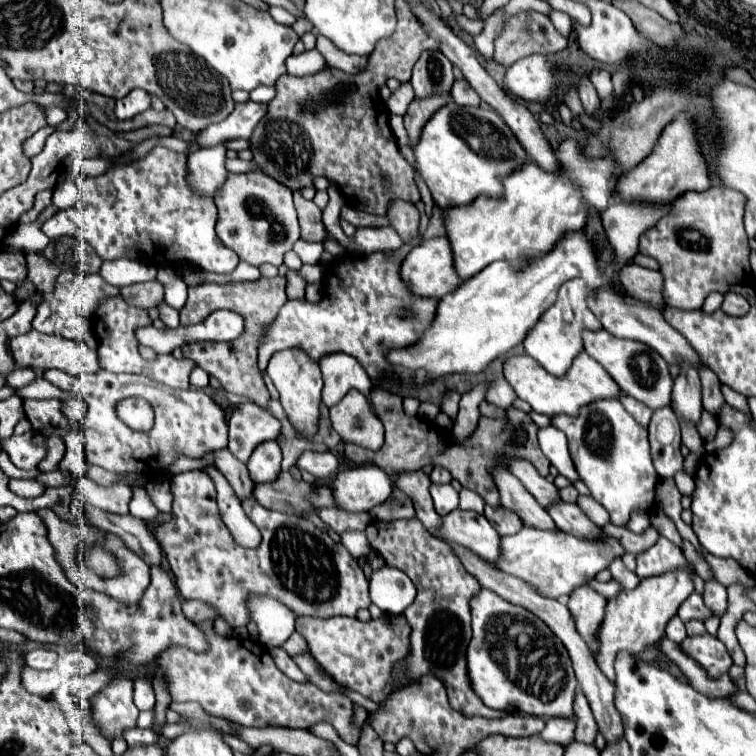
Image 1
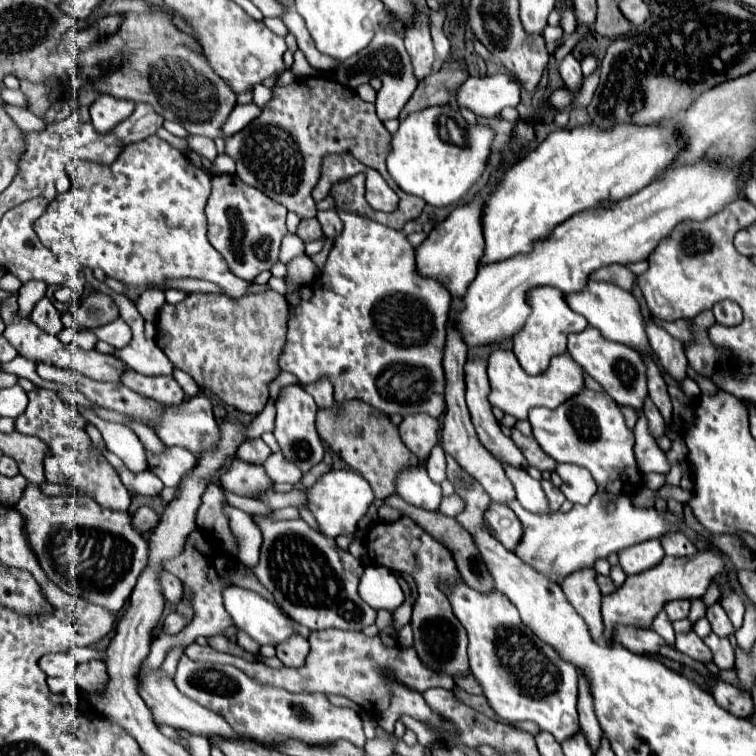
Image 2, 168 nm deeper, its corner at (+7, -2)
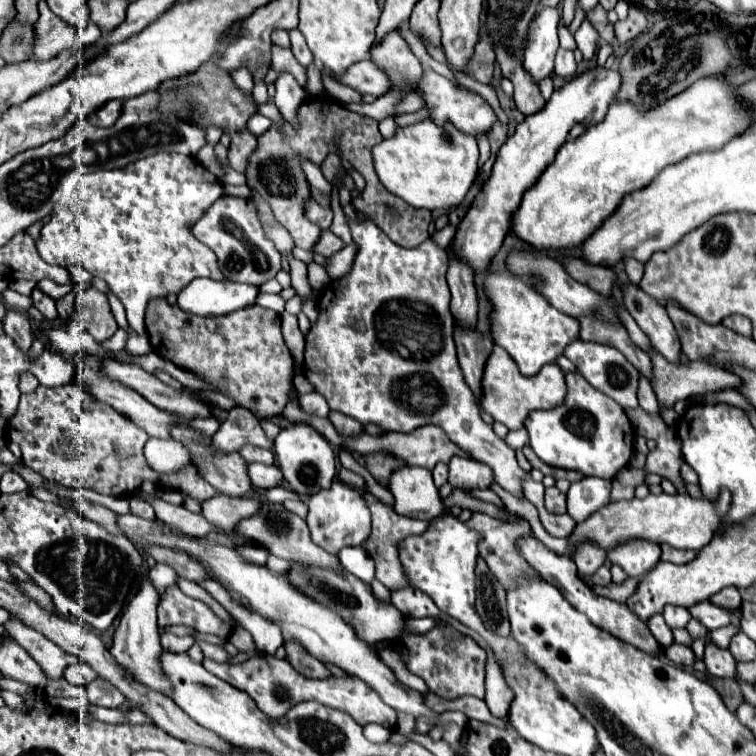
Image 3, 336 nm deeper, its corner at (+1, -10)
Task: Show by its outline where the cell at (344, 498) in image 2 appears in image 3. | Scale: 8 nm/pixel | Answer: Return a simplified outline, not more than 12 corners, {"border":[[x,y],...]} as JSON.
{"border":[[335,481],[311,495],[311,539],[337,555],[371,533],[363,491]]}

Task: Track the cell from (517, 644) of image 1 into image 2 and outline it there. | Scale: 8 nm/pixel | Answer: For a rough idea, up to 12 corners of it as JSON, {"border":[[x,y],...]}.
{"border":[[443,591],[507,723],[579,733],[577,671],[497,591]]}

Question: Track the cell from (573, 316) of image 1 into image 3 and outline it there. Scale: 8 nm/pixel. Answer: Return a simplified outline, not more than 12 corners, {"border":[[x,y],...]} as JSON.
{"border":[[491,273],[495,343],[525,377],[579,339],[579,321]]}

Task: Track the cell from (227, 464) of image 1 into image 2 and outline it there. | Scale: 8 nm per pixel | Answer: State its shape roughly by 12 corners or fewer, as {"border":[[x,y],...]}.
{"border":[[205,395],[169,405],[161,427],[165,445],[197,457],[213,449],[219,429]]}

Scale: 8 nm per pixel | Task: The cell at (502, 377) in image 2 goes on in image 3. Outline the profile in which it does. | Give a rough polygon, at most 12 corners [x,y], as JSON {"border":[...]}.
{"border":[[503,347],[485,365],[481,409],[509,429],[567,395],[557,363],[519,373]]}

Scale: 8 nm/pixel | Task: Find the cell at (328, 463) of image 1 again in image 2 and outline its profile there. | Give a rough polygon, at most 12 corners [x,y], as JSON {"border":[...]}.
{"border":[[271,453],[263,469],[273,483],[299,483],[301,471],[281,453]]}

